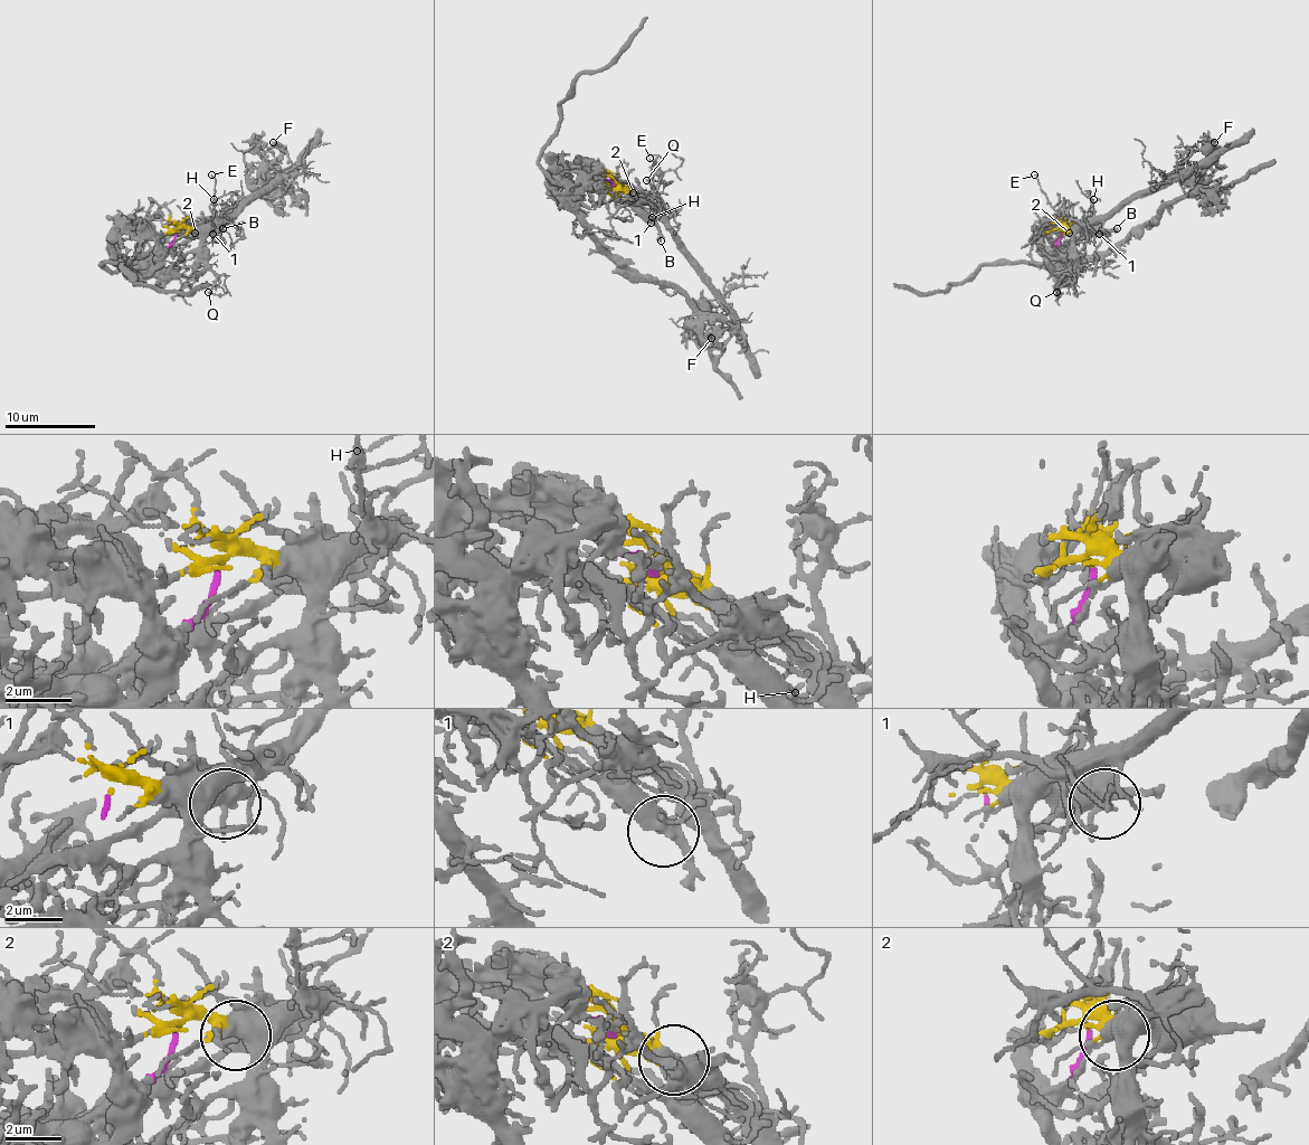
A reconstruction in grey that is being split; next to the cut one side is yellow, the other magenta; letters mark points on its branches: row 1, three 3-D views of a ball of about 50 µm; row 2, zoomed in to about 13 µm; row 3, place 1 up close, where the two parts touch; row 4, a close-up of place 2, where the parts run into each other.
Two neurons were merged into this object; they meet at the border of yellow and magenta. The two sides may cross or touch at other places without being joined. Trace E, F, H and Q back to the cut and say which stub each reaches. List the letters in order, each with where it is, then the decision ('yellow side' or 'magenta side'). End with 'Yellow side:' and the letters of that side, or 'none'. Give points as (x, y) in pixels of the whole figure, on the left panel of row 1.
E: (211, 174) | yellow side
F: (273, 142) | magenta side
H: (214, 199) | yellow side
Q: (208, 292) | yellow side
Yellow side: E, H, Q

